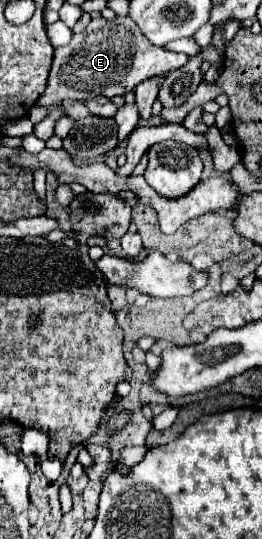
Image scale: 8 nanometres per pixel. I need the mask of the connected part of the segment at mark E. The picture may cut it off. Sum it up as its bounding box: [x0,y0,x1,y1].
[36,17,188,107]

